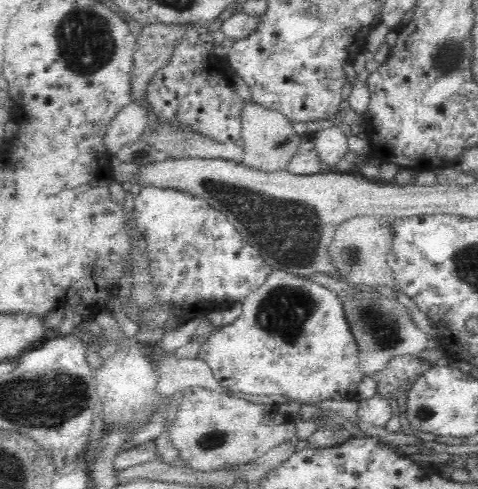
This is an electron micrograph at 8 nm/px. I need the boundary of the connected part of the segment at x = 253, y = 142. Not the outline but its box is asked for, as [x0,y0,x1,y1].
[240,102,306,172]

